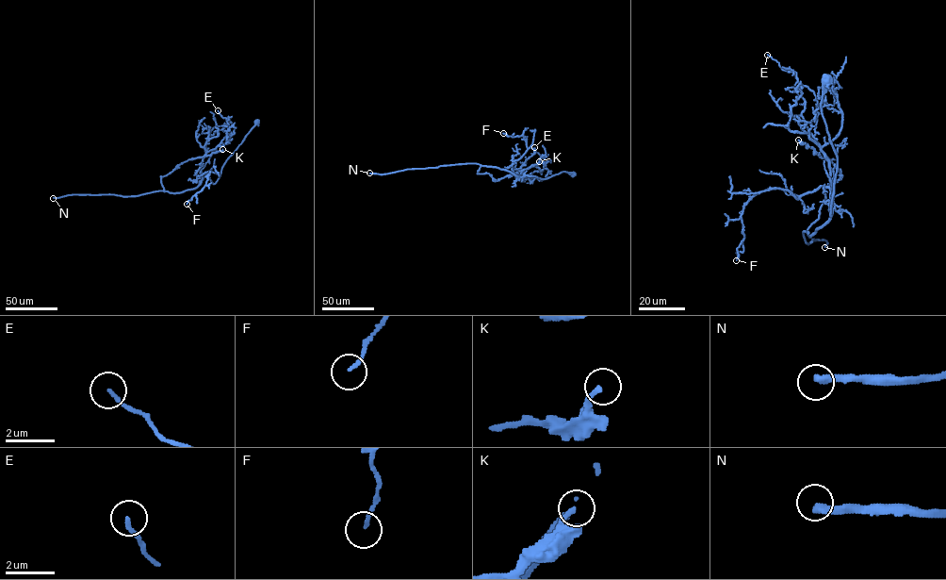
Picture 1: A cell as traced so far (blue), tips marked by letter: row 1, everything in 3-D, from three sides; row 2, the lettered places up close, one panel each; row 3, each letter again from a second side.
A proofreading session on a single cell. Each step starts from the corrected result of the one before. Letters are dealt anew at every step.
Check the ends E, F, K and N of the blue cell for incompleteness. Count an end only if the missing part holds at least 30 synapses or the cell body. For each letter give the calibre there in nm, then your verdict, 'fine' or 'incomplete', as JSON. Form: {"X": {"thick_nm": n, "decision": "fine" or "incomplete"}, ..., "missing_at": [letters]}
{"E": {"thick_nm": 130, "decision": "fine"}, "F": {"thick_nm": 120, "decision": "fine"}, "K": {"thick_nm": 190, "decision": "fine"}, "N": {"thick_nm": 320, "decision": "incomplete"}, "missing_at": ["N"]}

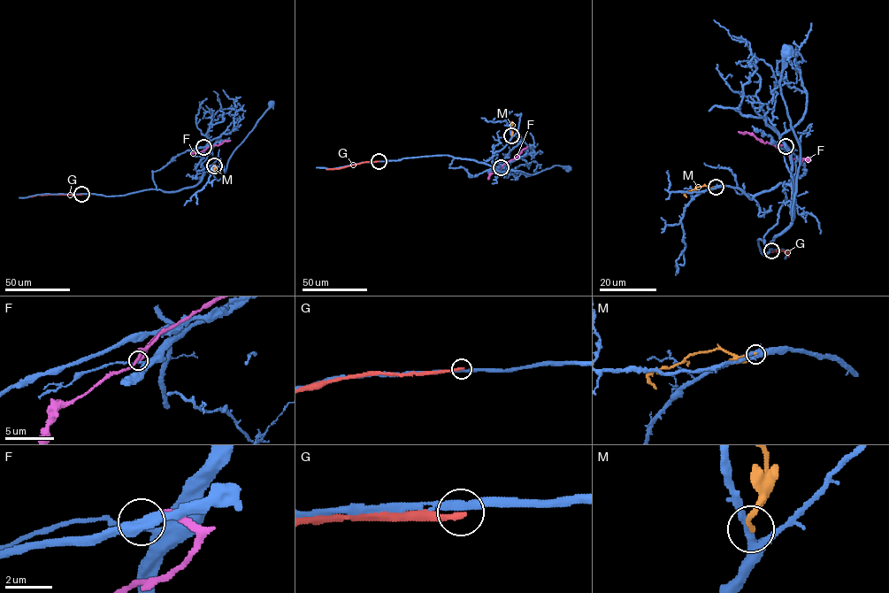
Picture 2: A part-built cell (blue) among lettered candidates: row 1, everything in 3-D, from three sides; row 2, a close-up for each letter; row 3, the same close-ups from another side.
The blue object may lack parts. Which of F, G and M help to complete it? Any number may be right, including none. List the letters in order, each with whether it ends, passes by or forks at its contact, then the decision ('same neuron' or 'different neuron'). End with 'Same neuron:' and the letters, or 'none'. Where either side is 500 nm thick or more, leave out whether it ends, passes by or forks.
F: it ends there; different neuron
G: it ends there; different neuron
M: it ends there; different neuron
Same neuron: none

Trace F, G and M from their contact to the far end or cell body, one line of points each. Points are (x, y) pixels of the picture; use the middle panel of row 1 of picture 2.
F: (501, 167), (527, 146)
G: (379, 161), (325, 169)
M: (511, 135), (510, 123)

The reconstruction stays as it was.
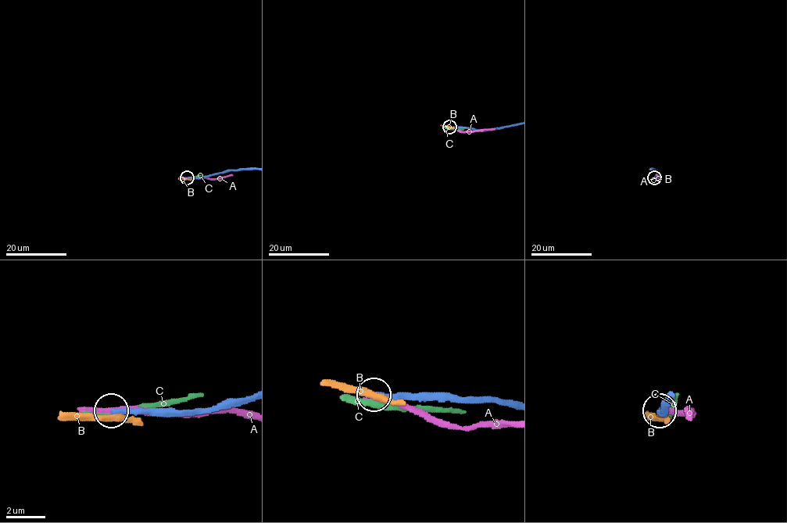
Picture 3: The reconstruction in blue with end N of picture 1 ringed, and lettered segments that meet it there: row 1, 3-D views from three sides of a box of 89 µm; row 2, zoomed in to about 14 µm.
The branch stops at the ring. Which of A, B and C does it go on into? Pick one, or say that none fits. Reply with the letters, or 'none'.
none

